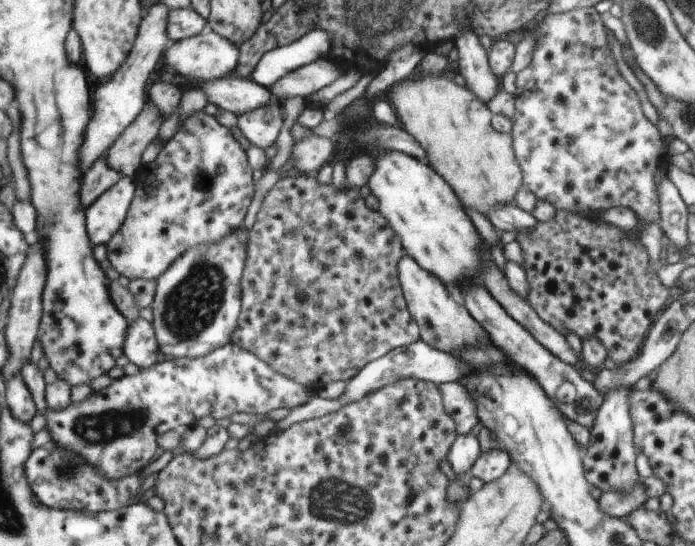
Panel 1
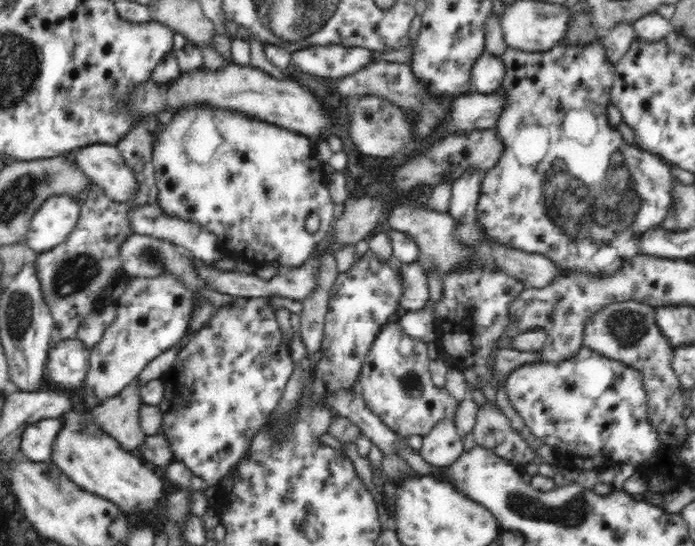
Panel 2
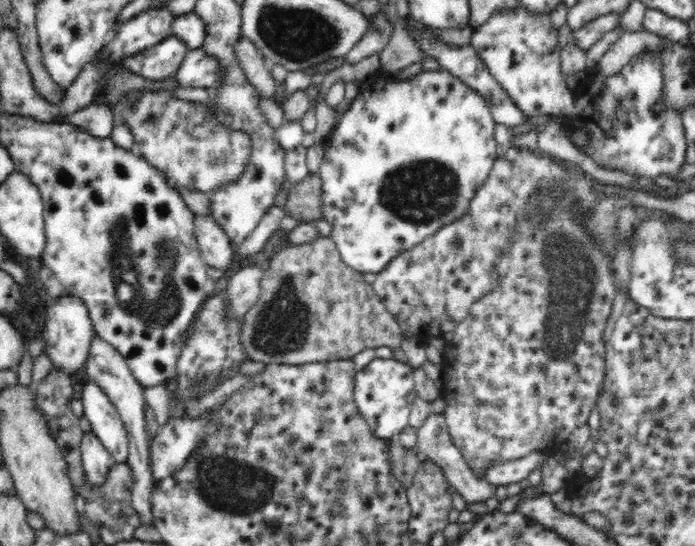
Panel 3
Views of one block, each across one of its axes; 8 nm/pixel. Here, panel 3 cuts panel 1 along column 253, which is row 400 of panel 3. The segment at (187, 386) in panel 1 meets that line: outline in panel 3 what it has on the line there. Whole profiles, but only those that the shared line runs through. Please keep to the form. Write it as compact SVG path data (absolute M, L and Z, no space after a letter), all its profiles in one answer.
M375 357L355 373L353 399L376 438L395 440L400 430L409 425L411 406L417 397L413 370L408 362Z

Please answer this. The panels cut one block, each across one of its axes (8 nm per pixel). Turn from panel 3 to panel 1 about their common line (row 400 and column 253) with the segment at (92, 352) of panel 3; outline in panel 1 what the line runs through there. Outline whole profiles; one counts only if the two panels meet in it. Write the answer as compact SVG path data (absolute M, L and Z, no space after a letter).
M268 104L238 116L237 127L252 145L265 149L276 142L284 119L283 106Z

